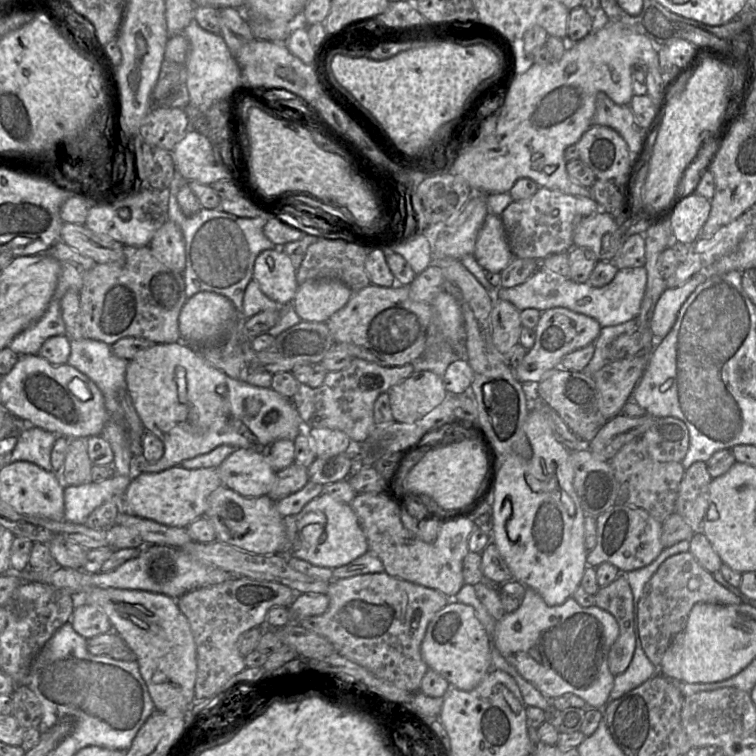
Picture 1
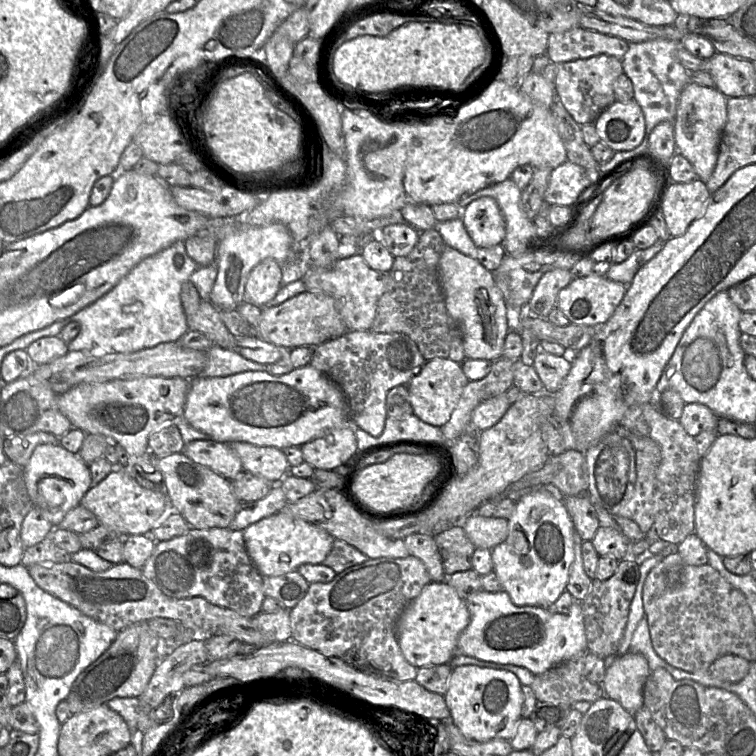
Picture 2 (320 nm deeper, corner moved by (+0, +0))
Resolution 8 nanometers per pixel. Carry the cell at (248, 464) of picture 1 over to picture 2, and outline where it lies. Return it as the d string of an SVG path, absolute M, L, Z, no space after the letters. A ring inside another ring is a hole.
M194 440L182 451L194 462L211 469L229 481L244 471L240 458L228 444L209 440Z

